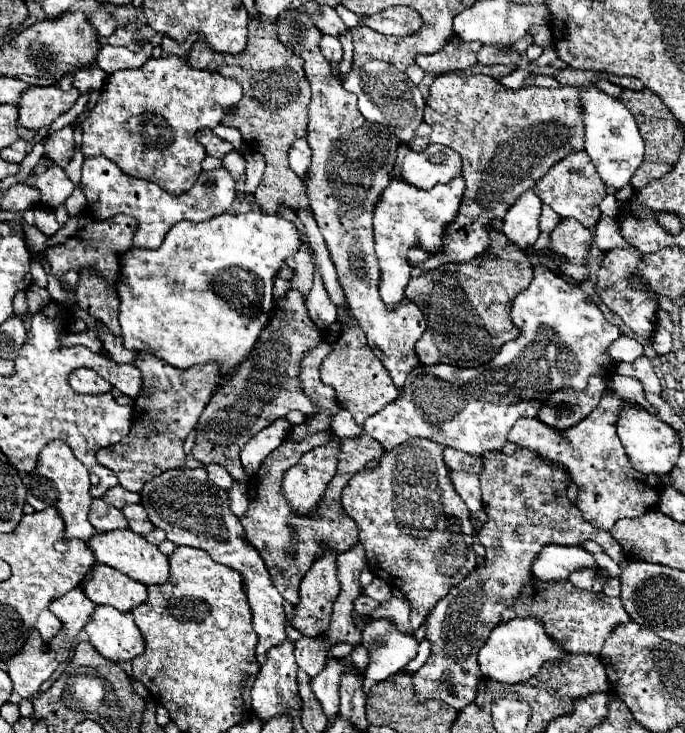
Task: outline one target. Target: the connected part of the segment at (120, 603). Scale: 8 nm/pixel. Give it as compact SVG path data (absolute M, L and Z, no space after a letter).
M95 564L85 580L85 594L93 604L107 604L119 612L131 612L147 600L147 586L105 564Z

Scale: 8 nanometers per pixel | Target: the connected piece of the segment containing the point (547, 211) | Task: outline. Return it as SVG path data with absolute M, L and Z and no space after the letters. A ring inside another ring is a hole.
M543 206L543 212L541 212L541 222L539 222L541 232L551 232L551 230L557 226L559 218L561 218L561 216L559 216L557 212L553 212L549 206Z

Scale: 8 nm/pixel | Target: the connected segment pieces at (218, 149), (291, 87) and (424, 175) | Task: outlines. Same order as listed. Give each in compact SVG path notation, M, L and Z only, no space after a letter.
M209 128L199 130L195 136L197 136L197 140L205 146L205 150L207 150L207 154L209 154L209 156L223 158L227 152L231 152L231 150L233 150L233 144L231 144L231 142L221 140L221 138L219 138L219 136L215 136Z
M249 20L247 48L237 56L217 54L209 50L205 42L197 40L191 52L187 54L187 64L191 68L215 70L223 78L233 78L243 86L241 102L235 108L231 108L229 114L223 116L223 124L239 128L247 146L265 156L265 174L255 192L259 206L267 214L275 214L279 204L291 206L293 210L309 208L305 182L299 176L295 176L295 172L289 168L287 150L297 138L307 136L307 106L311 100L311 90L301 66L301 58L289 54L281 46L281 42L277 40L275 24L265 26L257 20Z
M429 144L425 152L409 150L401 164L401 178L417 188L431 188L433 184L447 184L463 174L461 156L441 144Z

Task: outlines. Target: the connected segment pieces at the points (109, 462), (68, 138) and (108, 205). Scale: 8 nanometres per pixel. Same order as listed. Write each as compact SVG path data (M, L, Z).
M137 352L133 366L137 366L143 376L143 388L133 404L131 432L121 442L97 450L97 462L115 470L119 484L125 490L139 492L149 478L155 478L171 468L185 466L183 442L195 428L221 378L217 378L217 366L193 366L179 370L147 352Z
M65 126L57 132L53 132L47 138L47 146L45 146L45 154L55 160L61 168L65 168L71 158L75 156L75 140L73 140L73 126Z
M103 156L85 158L83 162L83 176L81 176L81 188L87 198L87 208L93 212L93 220L105 220L107 216L115 216L115 212L125 212L137 220L137 230L133 236L135 248L149 248L155 250L161 246L165 234L171 226L175 226L181 220L189 222L205 222L211 220L217 214L227 212L235 200L235 182L225 174L225 168L201 172L195 186L181 194L171 196L165 190L161 190L155 182L133 178L119 170L117 164L105 160Z

